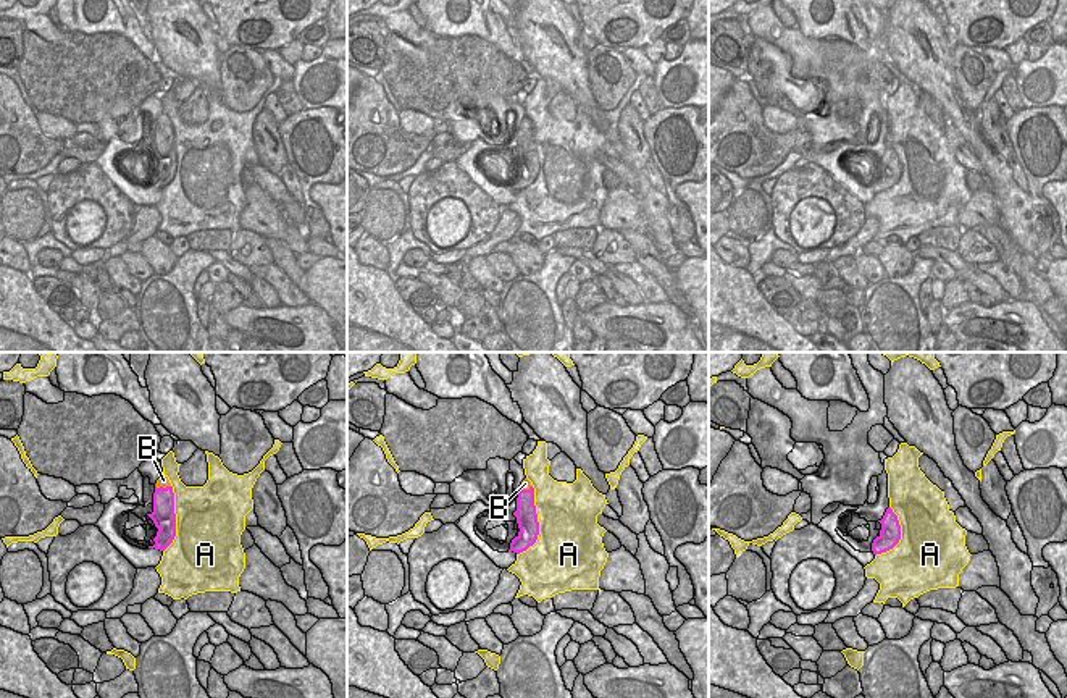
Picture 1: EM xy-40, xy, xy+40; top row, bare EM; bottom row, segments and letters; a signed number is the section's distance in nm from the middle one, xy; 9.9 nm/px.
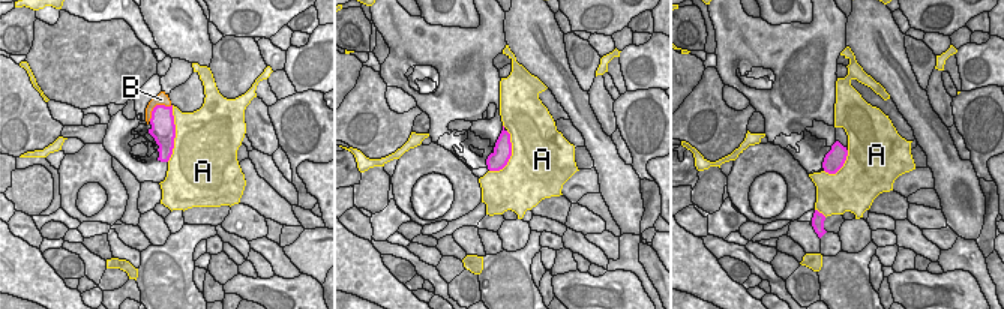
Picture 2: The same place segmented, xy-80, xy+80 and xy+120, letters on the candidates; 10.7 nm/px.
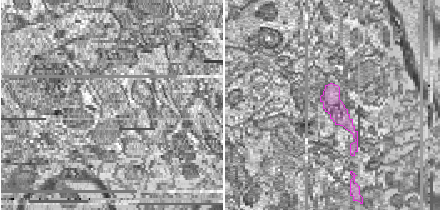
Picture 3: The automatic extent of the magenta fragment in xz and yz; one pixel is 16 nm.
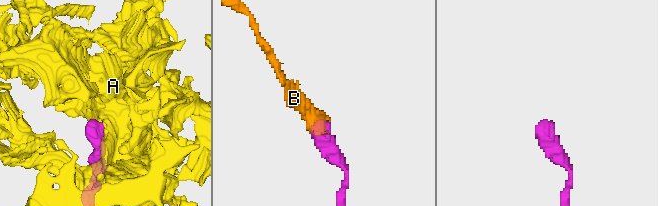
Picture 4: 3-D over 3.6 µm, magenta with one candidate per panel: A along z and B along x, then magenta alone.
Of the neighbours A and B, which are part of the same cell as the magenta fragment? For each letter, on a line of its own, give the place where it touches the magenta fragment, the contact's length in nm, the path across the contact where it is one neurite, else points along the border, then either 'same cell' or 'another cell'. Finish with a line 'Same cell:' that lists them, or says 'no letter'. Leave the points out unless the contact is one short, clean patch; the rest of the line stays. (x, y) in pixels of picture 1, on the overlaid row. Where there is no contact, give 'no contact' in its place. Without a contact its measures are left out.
A: meets magenta in xy at (538, 524); contact 700 nm long; another cell
B: meets magenta in xy-40 at (162, 487); contact 160 nm long; runs through xy-40 (163, 498), (162, 487), (163, 480); same cell
Same cell: B

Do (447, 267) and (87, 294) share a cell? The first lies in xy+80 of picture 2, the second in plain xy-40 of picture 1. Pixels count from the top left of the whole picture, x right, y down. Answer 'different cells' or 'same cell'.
different cells

